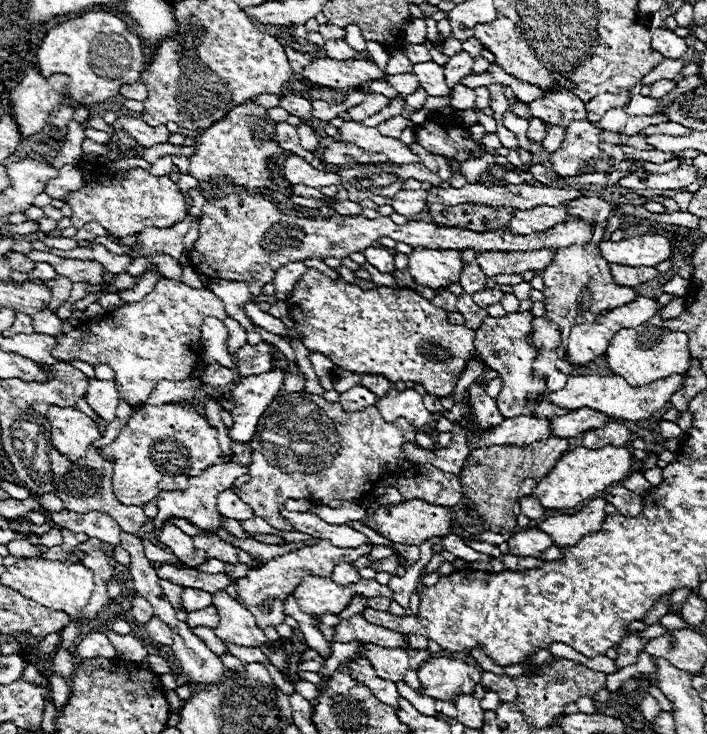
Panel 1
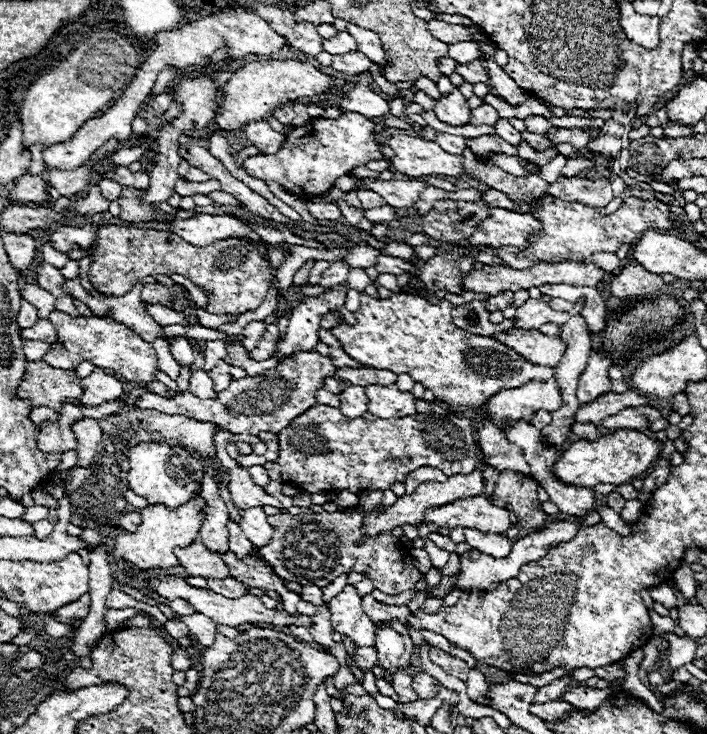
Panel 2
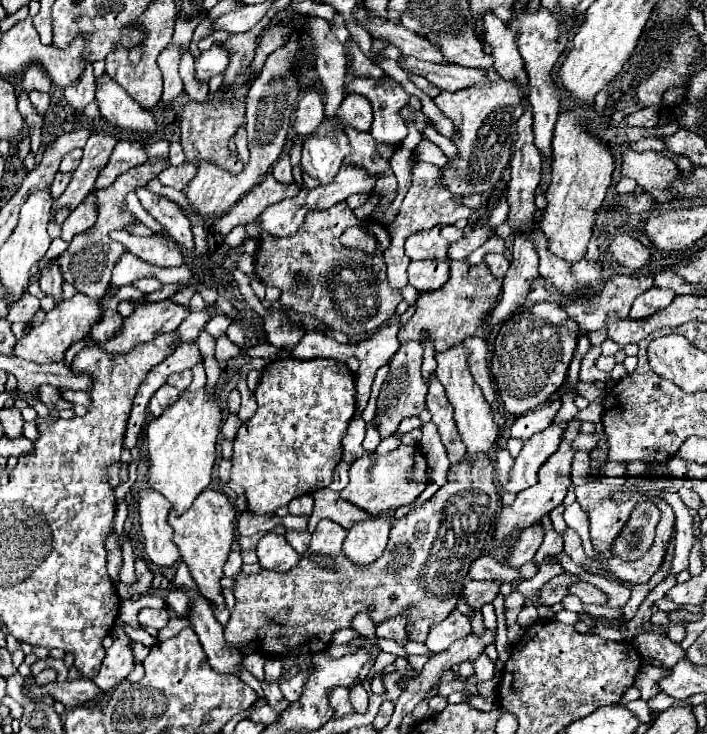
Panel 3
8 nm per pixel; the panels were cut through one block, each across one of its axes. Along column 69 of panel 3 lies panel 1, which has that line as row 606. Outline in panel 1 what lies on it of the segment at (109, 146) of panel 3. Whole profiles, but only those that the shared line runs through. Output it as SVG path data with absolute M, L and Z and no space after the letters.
M184 588L184 592L182 592L182 604L184 604L184 608L188 612L208 608L212 604L212 594L210 592L200 592L196 588Z

